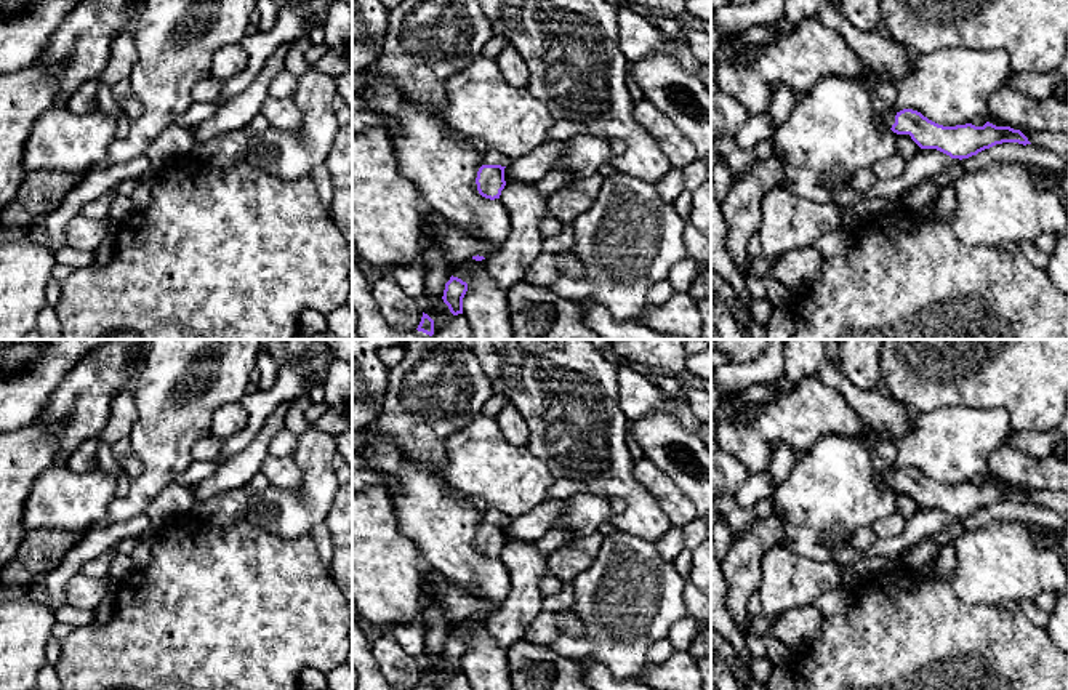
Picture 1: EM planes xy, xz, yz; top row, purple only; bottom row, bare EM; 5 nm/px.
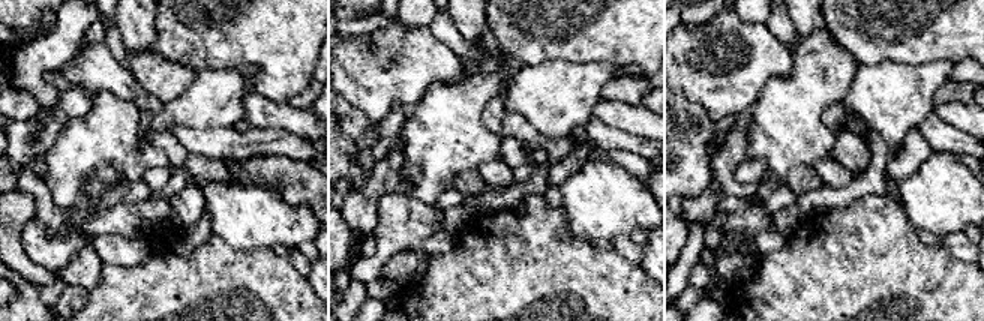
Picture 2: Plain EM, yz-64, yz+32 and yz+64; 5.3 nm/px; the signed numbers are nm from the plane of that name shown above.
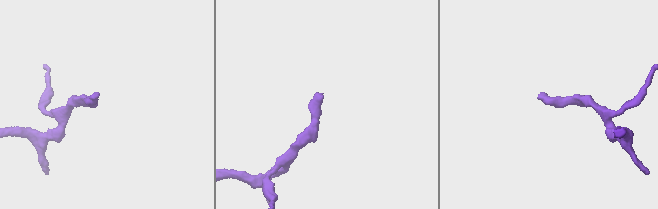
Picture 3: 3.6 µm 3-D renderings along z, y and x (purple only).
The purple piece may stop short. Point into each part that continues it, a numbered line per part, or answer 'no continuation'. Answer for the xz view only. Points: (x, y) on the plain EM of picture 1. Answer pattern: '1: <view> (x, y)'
1: xz (492, 516)

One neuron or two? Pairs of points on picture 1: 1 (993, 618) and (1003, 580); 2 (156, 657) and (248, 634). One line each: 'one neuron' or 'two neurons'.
1: two neurons
2: one neuron

